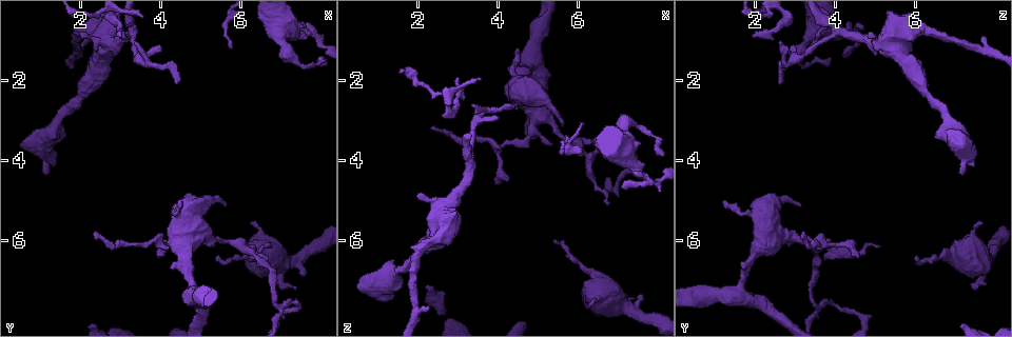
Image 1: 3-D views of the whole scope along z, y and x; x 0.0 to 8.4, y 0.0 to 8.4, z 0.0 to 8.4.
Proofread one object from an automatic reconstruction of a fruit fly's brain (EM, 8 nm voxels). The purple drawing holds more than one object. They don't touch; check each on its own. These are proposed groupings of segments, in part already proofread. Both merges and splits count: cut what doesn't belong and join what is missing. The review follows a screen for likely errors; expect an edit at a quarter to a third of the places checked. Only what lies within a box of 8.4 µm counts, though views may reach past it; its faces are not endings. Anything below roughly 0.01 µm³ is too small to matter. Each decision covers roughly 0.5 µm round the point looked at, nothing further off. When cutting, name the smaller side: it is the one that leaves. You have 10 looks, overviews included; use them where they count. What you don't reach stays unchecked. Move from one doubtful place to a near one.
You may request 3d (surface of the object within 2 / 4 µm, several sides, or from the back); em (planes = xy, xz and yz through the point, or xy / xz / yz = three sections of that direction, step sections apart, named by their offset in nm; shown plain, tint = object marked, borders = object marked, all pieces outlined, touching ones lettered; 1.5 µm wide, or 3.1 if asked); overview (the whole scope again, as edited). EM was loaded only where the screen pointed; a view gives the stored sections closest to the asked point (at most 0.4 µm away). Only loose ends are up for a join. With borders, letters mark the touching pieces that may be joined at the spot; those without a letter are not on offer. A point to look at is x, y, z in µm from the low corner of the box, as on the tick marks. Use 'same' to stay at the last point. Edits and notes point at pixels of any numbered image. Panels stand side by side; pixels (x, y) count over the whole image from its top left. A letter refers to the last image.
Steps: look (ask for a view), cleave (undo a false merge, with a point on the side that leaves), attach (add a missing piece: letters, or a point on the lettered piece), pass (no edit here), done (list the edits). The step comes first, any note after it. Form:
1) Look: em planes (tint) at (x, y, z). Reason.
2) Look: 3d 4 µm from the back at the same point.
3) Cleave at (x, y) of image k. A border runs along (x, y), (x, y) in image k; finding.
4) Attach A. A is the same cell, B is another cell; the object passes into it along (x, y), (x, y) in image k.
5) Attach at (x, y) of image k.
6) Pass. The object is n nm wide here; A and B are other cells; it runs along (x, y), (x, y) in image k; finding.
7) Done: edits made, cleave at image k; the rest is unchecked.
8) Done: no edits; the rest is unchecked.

Look: 3d 4 µm at (3.95, 6.10, 3.70). Branch point.

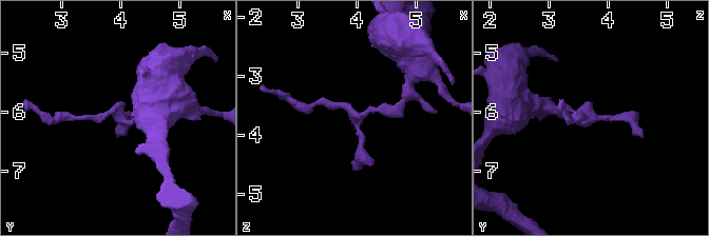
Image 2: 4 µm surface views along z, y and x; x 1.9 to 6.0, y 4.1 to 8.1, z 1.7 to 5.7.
Look: em planes (tint) at (4.00, 6.10, 3.70). 3 arms meet here; need the tissue.

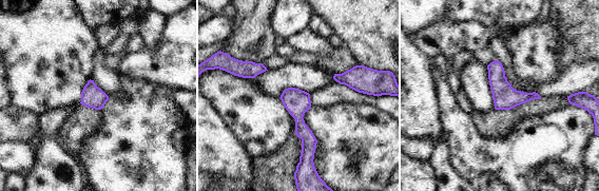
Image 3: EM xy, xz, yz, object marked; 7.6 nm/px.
Look: em planes (borders) at the same point. What lies round it.

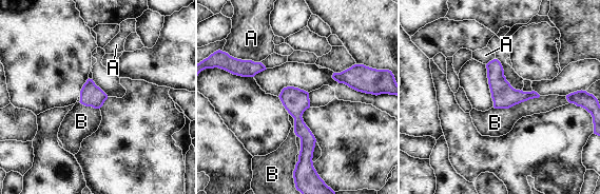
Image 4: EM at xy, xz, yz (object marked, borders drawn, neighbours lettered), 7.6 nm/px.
Pass. The object is 180 nm wide here; A and B are other cells; a border runs along (540, 96), (508, 108), (494, 108) in image 4; one cell here.

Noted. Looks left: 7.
Look: 3d 2 µm at (2.95, 0.90, 2.00). Branch stops here.

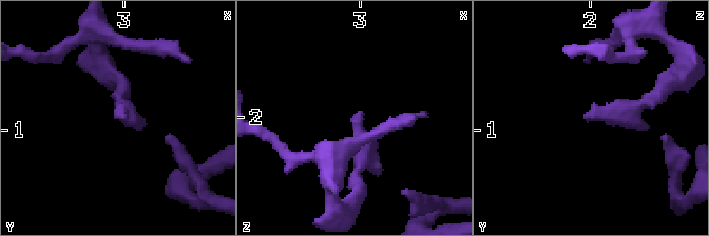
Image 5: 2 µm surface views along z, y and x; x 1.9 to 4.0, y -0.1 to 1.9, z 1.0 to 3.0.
Look: em planes (borders) at (3.00, 0.88, 1.94). Need the tissue.

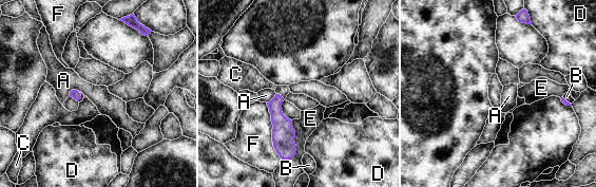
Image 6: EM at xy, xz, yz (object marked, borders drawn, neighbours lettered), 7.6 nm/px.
Pass. A, B, C, D, E and F are other cells; a border runs along (77, 90), (72, 90), (69, 95) in image 6; none of them fits.

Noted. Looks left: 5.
Look: em xz step 8 (tint) at (1.45, 3.05, 6.80). Sudden change in width.

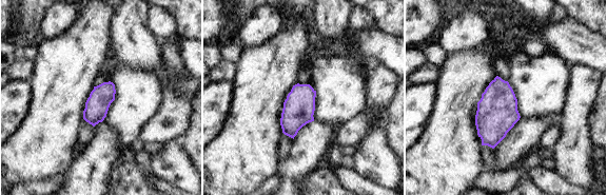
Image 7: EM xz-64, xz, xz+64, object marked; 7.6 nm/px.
Look: em yz step 8 (borders) at the same point.

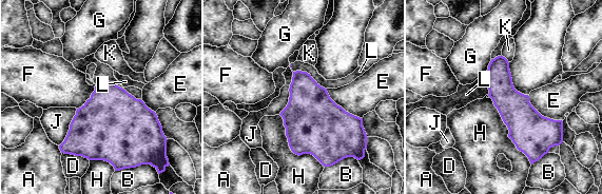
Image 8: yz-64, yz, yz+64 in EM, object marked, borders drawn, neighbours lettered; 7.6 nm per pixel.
Pass. A, B, D, E, F, G, H, J, K and L are other cells; a border runs along (487, 95), (508, 137), (531, 163) in image 8; all the same cell.

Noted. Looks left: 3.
Look: 3d 4 µm at (7.65, 6.90, 7.40). Free end.

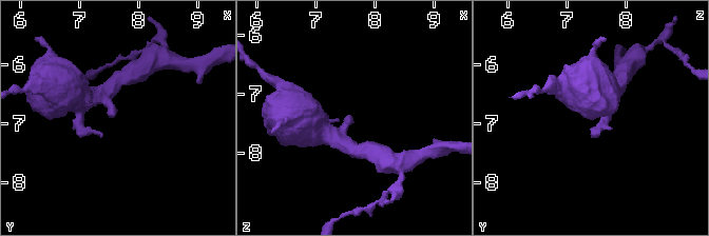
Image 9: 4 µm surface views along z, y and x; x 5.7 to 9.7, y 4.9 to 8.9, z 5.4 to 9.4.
Look: em planes (borders) at (7.65, 6.85, 7.35).

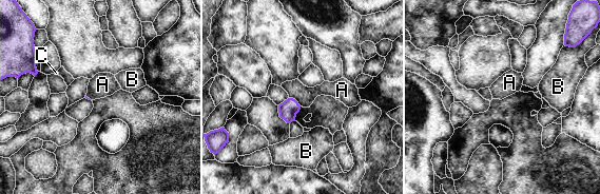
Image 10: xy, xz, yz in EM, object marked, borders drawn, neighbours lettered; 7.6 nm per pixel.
Pass. The longest contact is with A, 120 nm; A, B and C are other cells; a border runs along (289, 97), (292, 97), (301, 105) in image 10; none of them fits.

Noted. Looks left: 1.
Done: no edits; the rest is unchecked.

